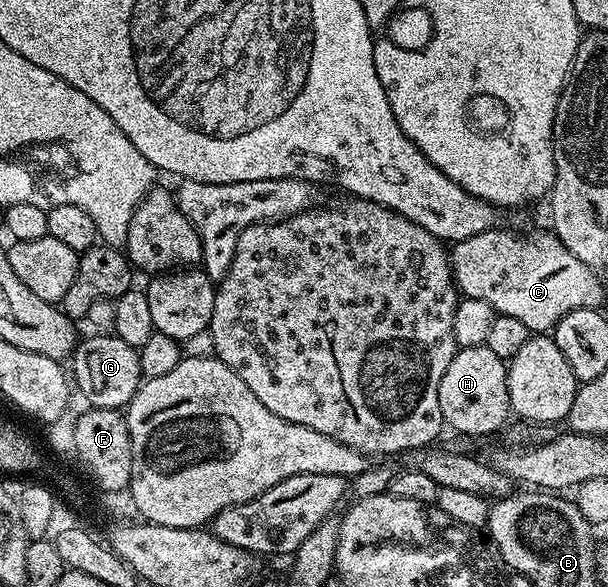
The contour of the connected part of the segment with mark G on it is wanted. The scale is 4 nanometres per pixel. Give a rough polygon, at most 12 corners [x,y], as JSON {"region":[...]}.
{"region":[[115,335],[78,340],[75,389],[95,409],[128,406],[138,350]]}

